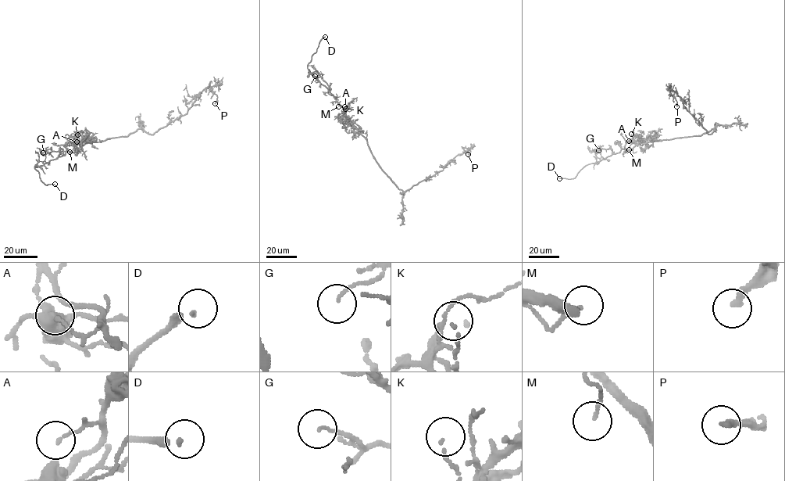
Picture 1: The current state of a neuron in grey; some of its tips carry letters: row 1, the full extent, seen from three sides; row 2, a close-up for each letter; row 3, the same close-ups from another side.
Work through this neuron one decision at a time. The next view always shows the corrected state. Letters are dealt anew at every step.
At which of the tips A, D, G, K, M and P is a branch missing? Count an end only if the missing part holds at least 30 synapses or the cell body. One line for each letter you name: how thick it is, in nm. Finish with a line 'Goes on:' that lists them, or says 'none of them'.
D: calibre 200 nm
K: calibre 90 nm
Goes on: D, K

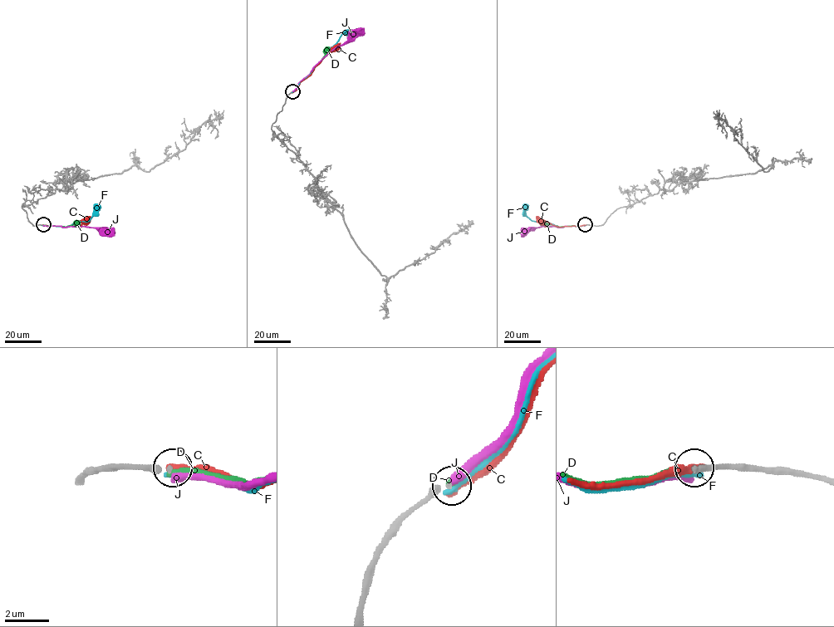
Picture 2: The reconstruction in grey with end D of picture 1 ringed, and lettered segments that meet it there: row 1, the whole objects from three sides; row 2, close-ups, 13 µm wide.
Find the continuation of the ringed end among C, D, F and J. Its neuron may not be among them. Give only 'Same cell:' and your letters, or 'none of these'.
Same cell: none of these

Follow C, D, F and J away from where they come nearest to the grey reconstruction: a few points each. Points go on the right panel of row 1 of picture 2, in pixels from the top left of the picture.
C: (585, 224), (557, 227), (541, 220)
D: (585, 225), (557, 226), (542, 222)
F: (585, 225), (558, 227), (546, 221), (532, 221), (526, 214), (524, 206)
J: (585, 225), (542, 226), (523, 230)

